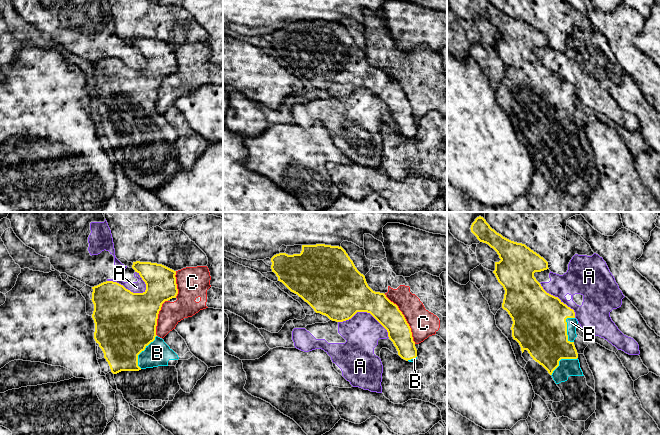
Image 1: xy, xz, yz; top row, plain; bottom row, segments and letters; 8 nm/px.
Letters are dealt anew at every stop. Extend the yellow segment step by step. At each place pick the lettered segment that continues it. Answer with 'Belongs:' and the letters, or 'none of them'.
Belongs: B

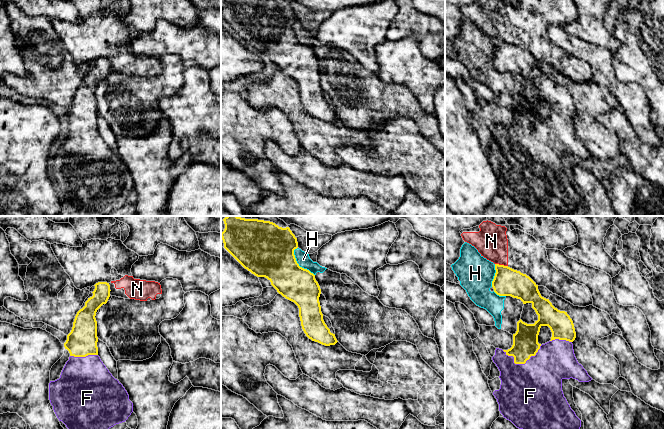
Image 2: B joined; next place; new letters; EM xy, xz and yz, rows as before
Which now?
Belongs: F

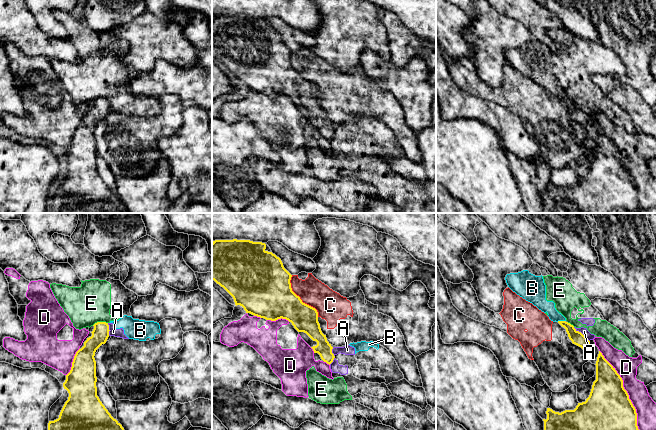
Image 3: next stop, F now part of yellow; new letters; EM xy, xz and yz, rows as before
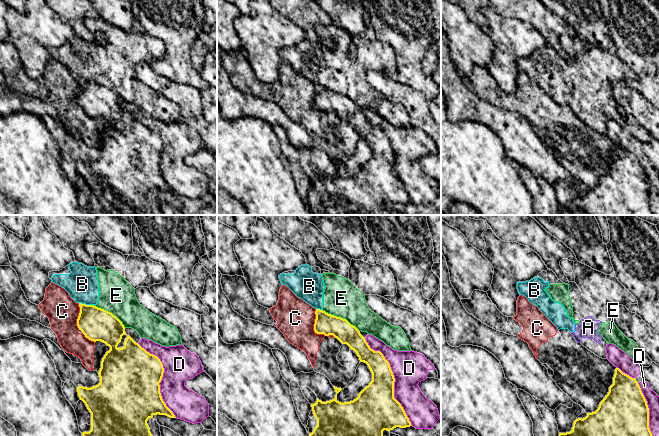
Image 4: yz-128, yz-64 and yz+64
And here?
Belongs: none of them

